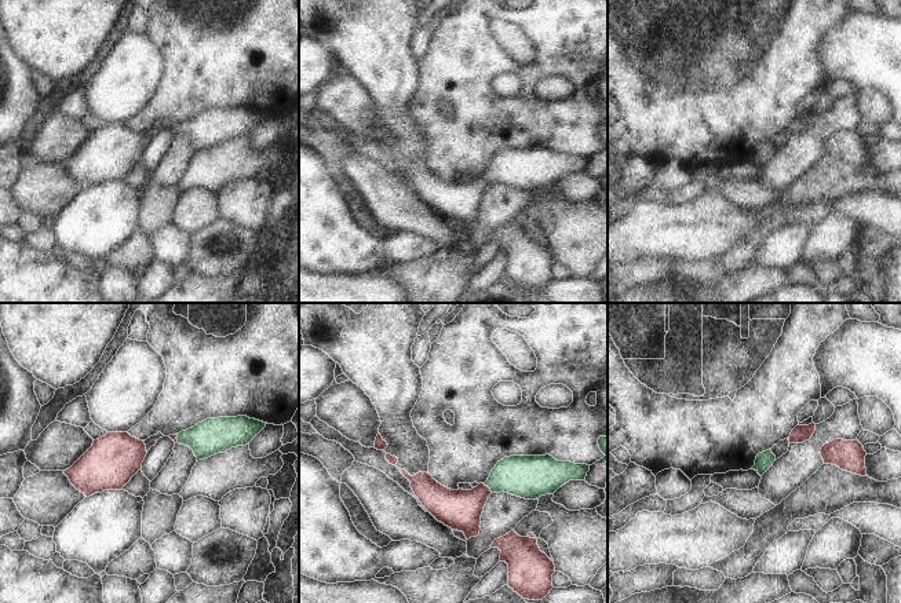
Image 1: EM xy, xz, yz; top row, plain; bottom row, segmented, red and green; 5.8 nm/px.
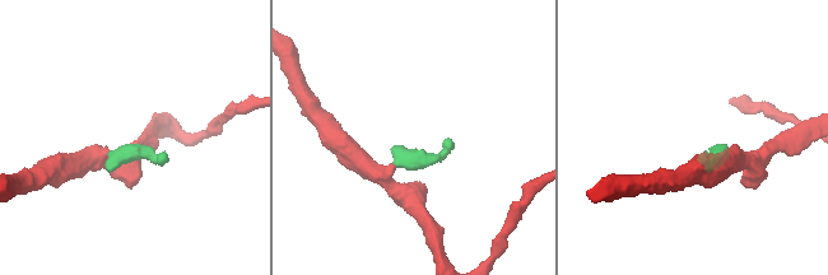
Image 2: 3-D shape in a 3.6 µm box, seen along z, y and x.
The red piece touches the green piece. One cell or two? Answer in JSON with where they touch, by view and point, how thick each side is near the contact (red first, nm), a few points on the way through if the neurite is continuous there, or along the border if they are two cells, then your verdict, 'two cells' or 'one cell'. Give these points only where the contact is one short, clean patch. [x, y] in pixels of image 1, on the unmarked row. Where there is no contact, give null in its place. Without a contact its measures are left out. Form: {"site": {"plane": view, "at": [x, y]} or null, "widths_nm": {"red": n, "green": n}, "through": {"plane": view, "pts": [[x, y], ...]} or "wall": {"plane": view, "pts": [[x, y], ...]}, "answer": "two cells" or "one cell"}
{"site": {"plane": "xz", "at": [488, 179]}, "widths_nm": {"red": 240, "green": 260}, "through": {"plane": "xz", "pts": [[460, 201], [488, 179], [504, 168], [528, 168]]}, "answer": "one cell"}

